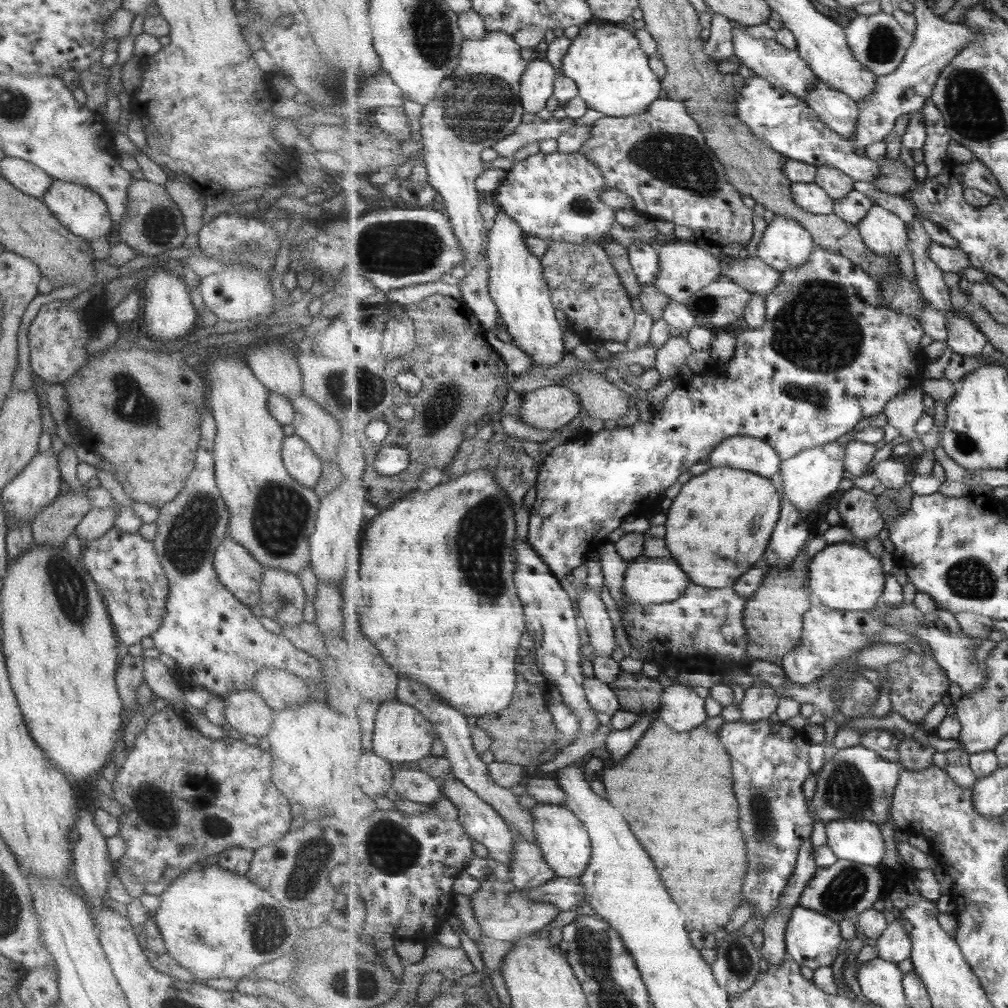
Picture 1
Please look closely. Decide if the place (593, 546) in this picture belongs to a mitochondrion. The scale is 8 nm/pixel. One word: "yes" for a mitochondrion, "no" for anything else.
no

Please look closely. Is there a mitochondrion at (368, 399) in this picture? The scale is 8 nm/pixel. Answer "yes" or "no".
yes

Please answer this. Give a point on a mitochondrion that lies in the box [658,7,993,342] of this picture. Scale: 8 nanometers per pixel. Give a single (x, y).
(883, 44)

